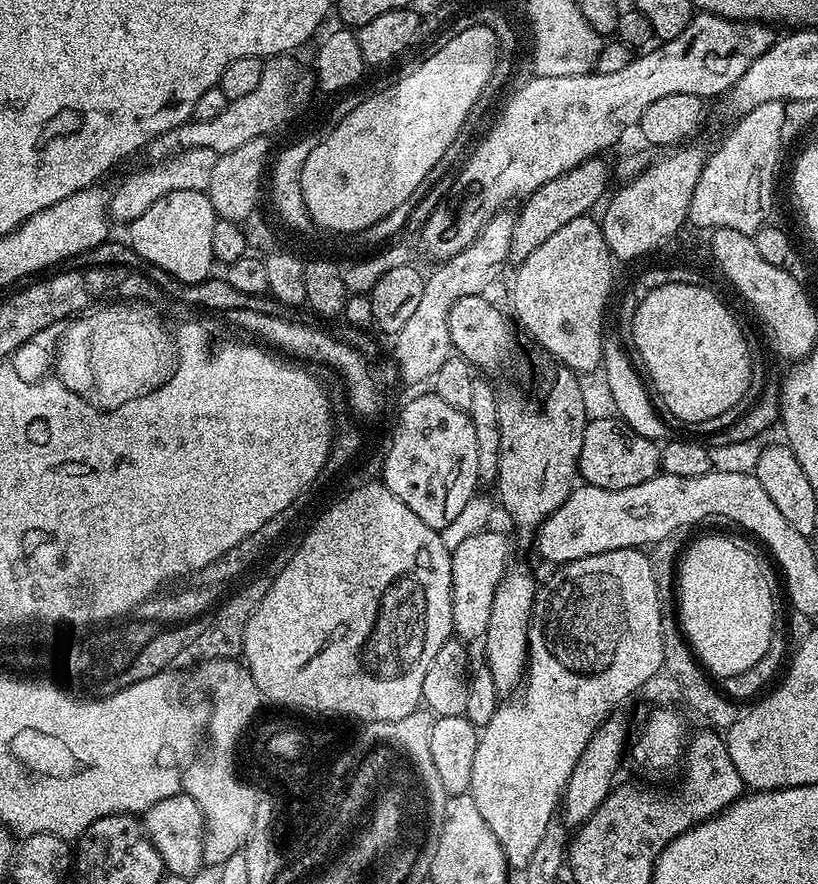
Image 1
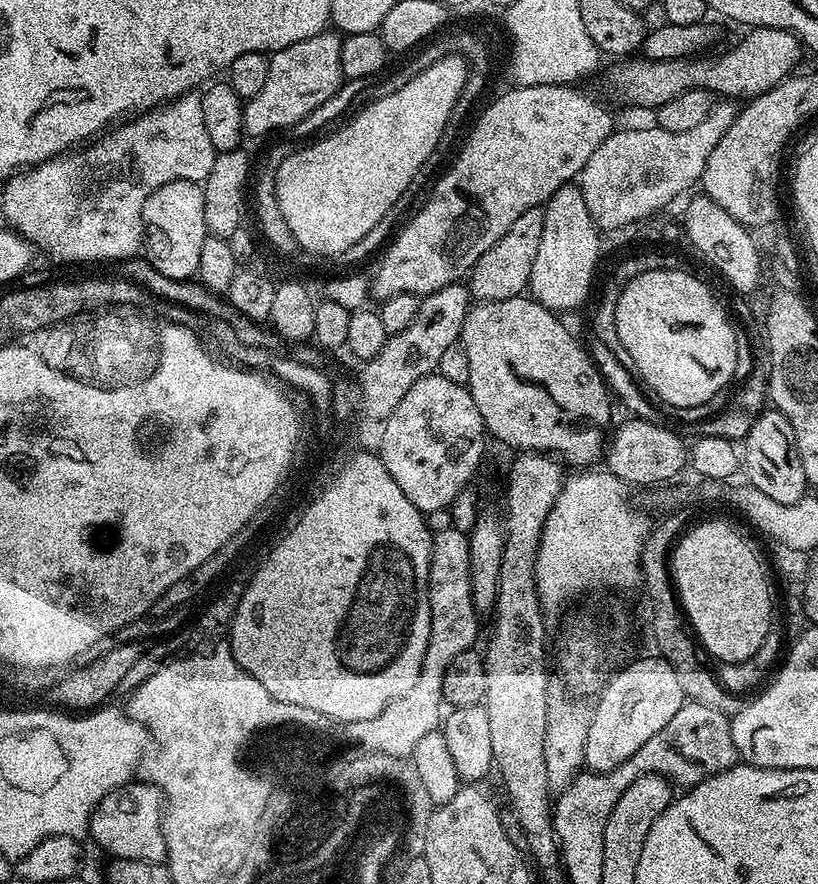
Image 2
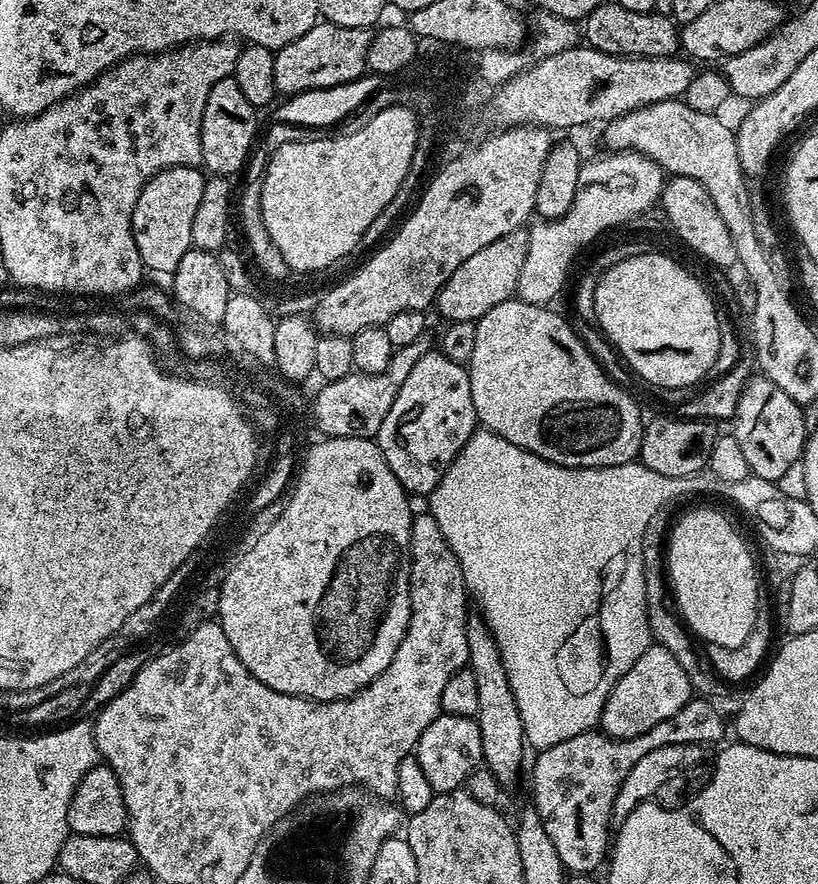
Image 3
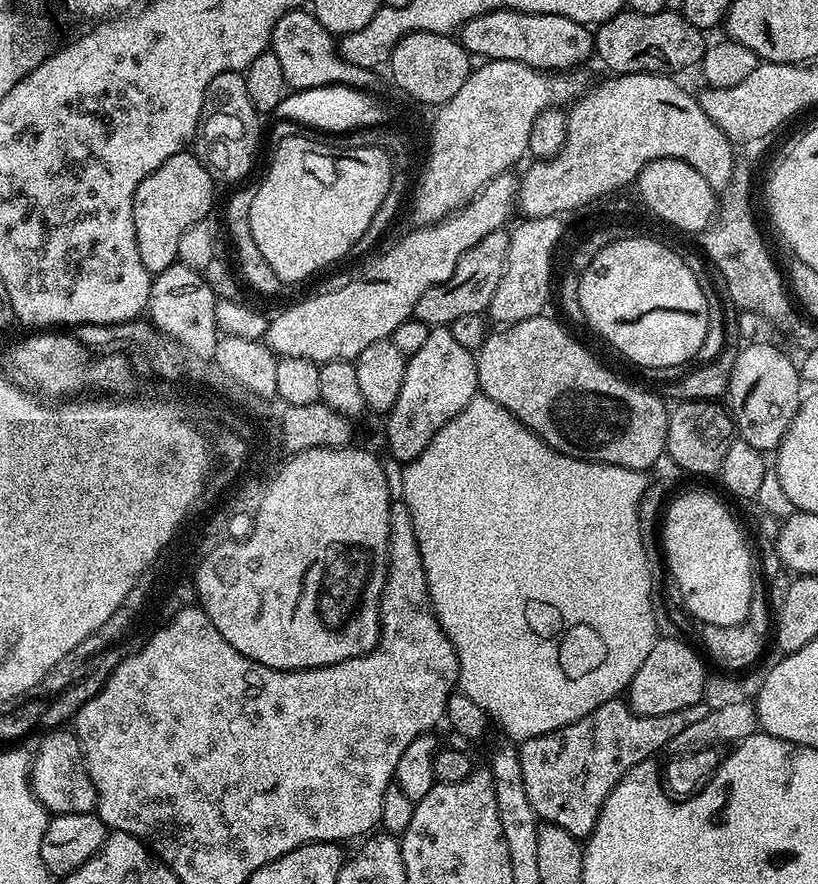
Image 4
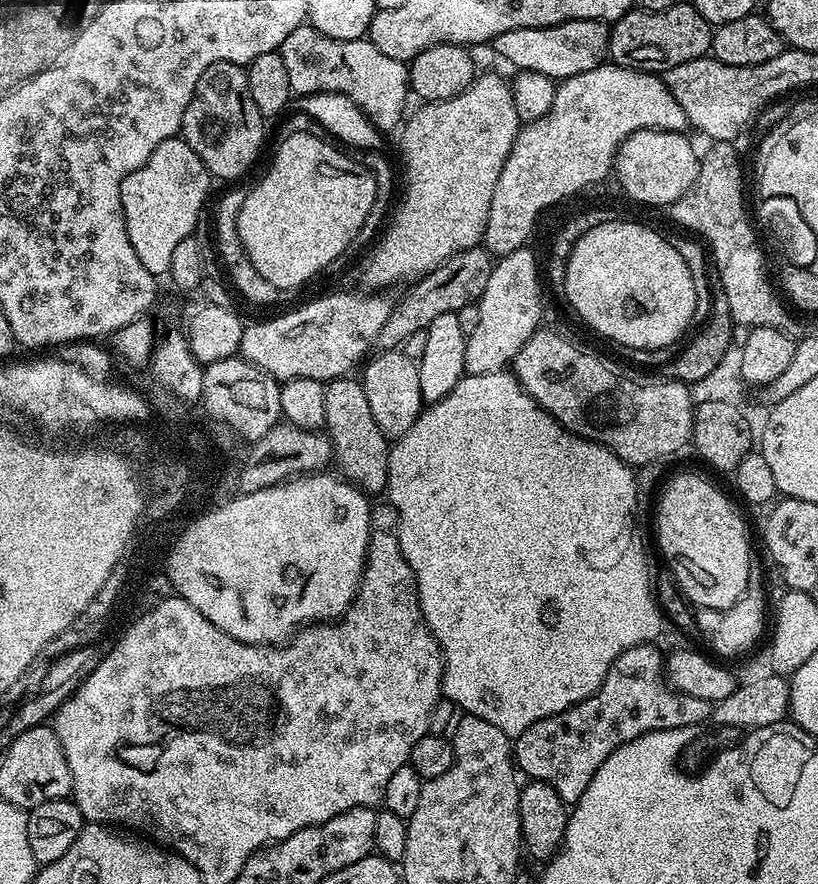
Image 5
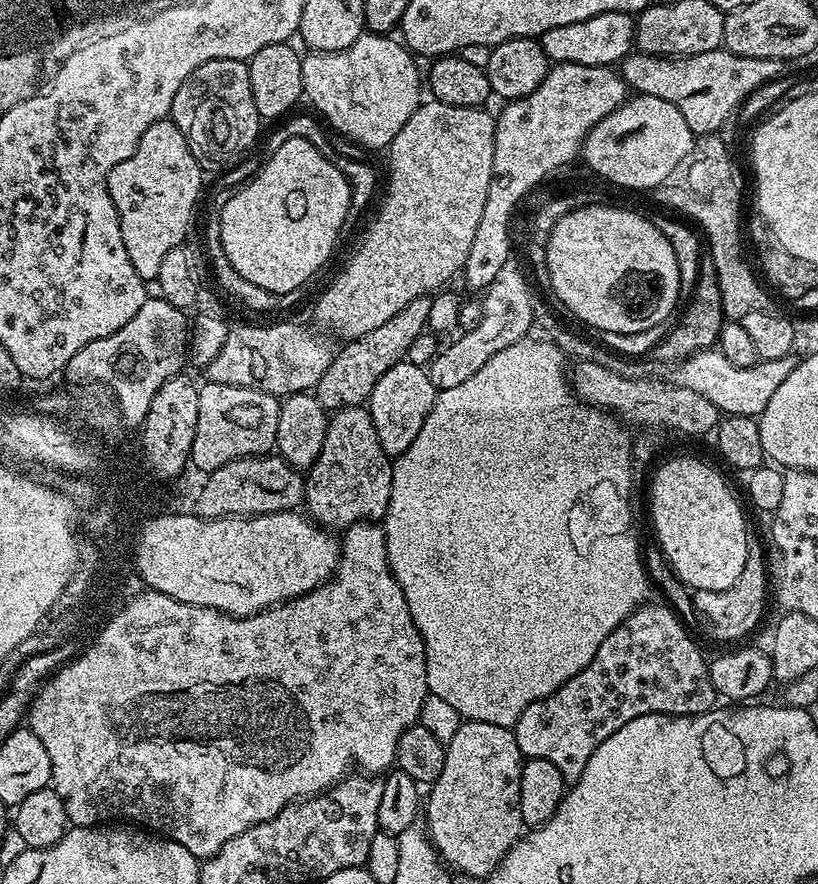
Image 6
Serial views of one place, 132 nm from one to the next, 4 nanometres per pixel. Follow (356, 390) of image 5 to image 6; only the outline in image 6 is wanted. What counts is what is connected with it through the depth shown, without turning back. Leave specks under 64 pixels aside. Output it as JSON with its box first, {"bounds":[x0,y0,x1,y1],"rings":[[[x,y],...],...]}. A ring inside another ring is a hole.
{"bounds":[303,406,393,530],"rings":[[[357,406],[333,411],[322,454],[318,454],[318,458],[306,472],[303,507],[307,515],[329,530],[343,530],[360,520],[383,521],[390,506],[392,466],[393,461],[386,454],[386,450],[382,450],[382,442],[378,442],[378,430],[374,430],[374,422],[367,407]]]}

